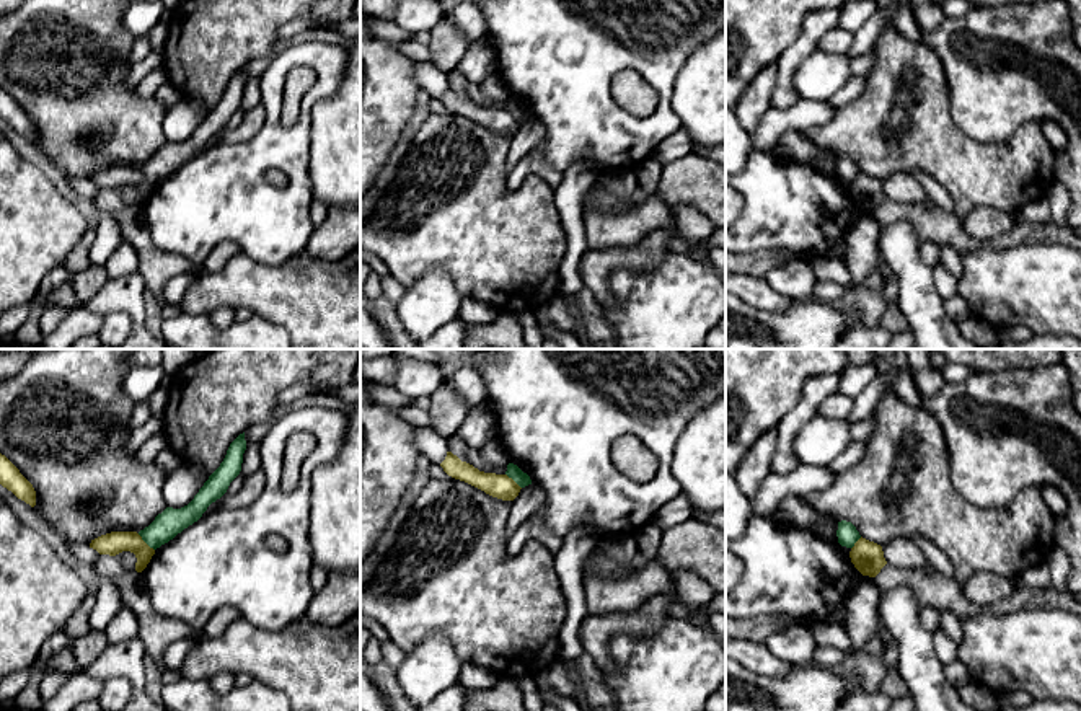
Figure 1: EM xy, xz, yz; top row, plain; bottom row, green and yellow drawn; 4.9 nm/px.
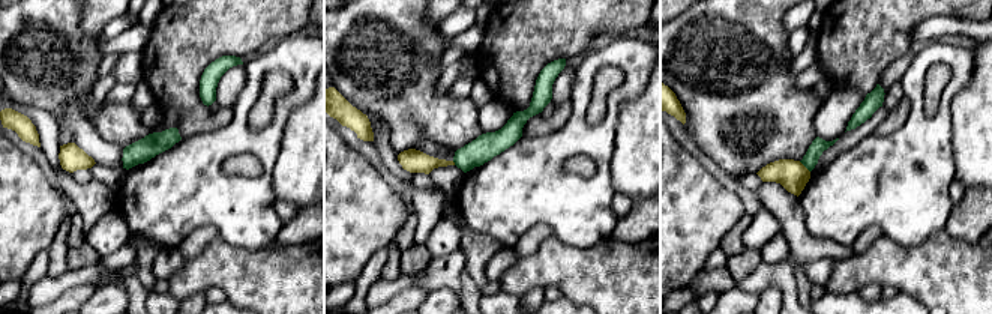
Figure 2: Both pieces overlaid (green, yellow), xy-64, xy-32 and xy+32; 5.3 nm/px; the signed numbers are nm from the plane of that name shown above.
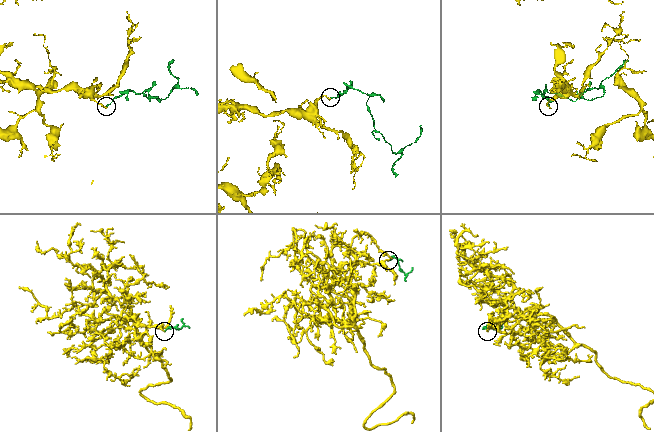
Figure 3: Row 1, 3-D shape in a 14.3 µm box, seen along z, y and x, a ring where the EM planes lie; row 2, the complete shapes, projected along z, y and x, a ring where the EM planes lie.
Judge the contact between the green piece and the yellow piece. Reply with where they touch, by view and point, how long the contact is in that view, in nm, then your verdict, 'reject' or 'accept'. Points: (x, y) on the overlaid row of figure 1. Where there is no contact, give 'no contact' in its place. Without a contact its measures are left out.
meets green in xy at (145, 542); contact 120 nm long; reject

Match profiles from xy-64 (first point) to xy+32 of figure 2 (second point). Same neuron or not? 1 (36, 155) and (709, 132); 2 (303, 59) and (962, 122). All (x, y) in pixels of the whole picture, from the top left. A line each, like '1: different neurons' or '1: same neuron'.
1: different neurons
2: different neurons

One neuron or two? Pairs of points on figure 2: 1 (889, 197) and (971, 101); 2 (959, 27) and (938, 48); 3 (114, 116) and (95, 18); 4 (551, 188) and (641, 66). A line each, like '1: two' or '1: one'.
1: two
2: two
3: two
4: one

